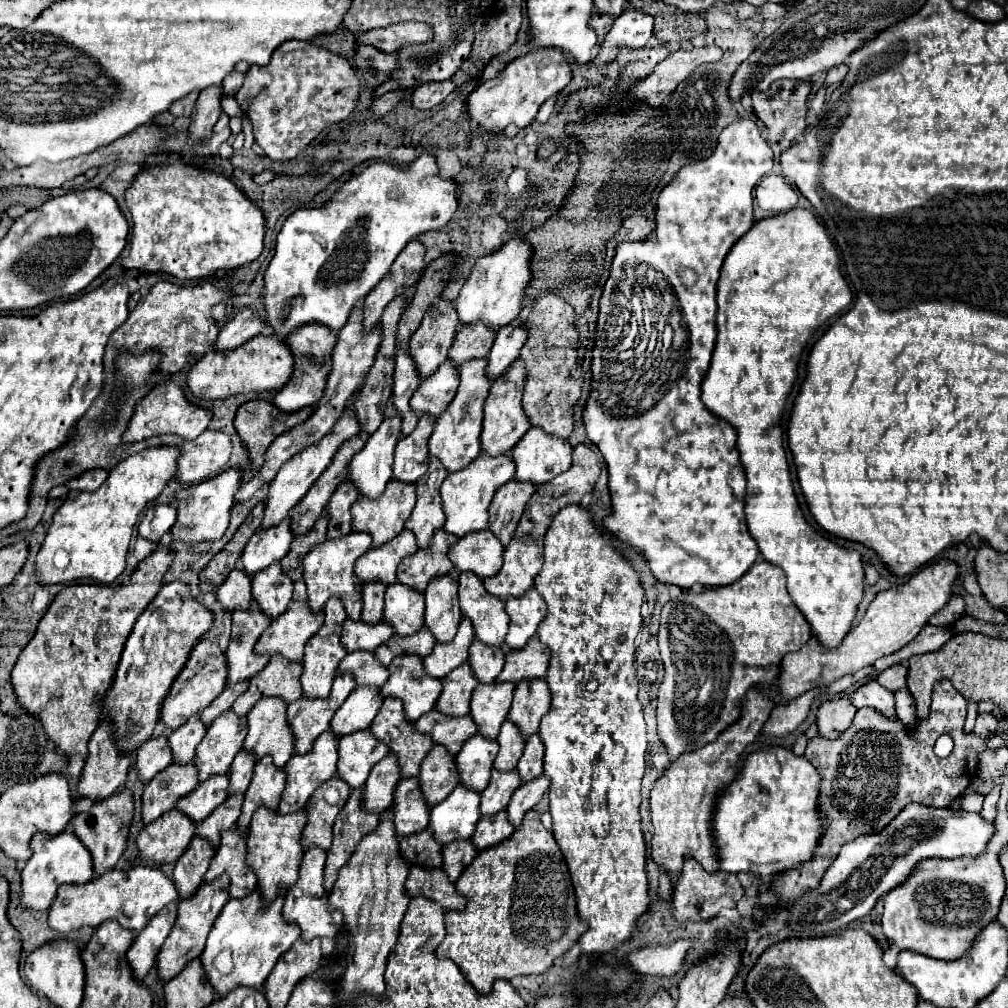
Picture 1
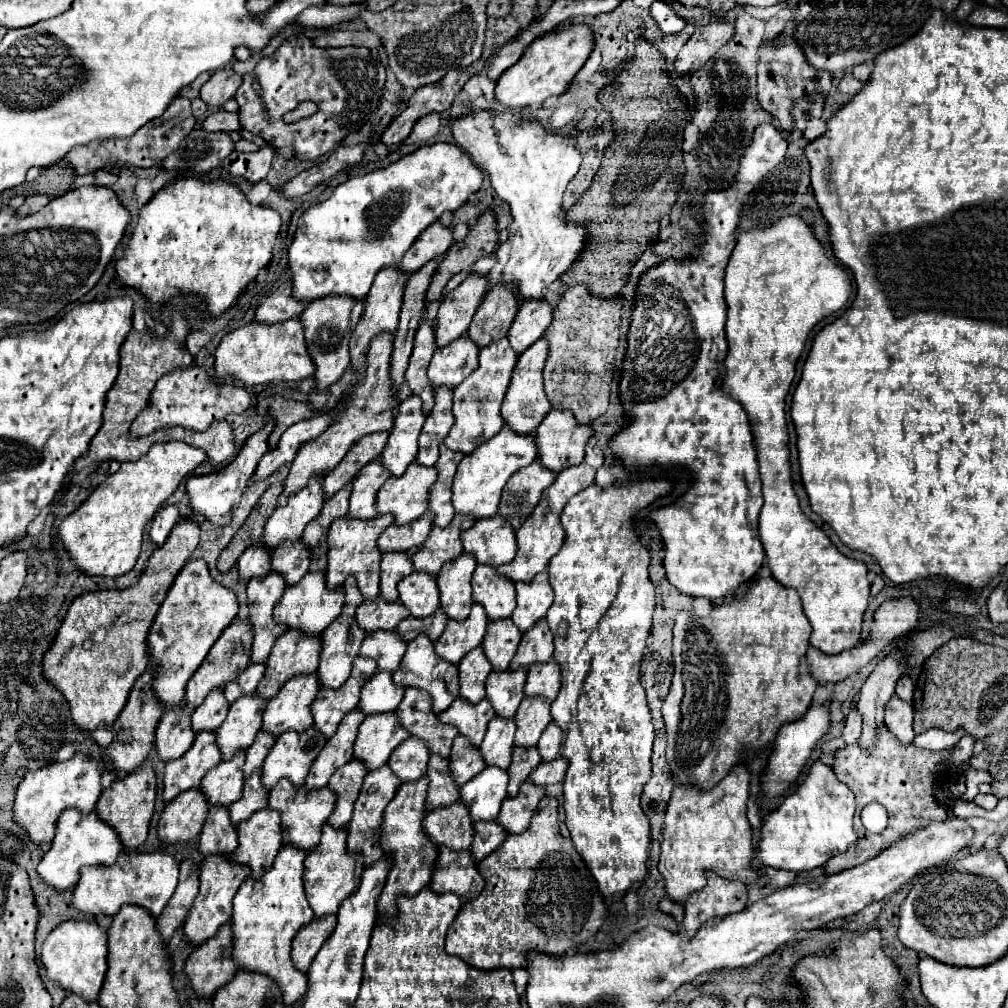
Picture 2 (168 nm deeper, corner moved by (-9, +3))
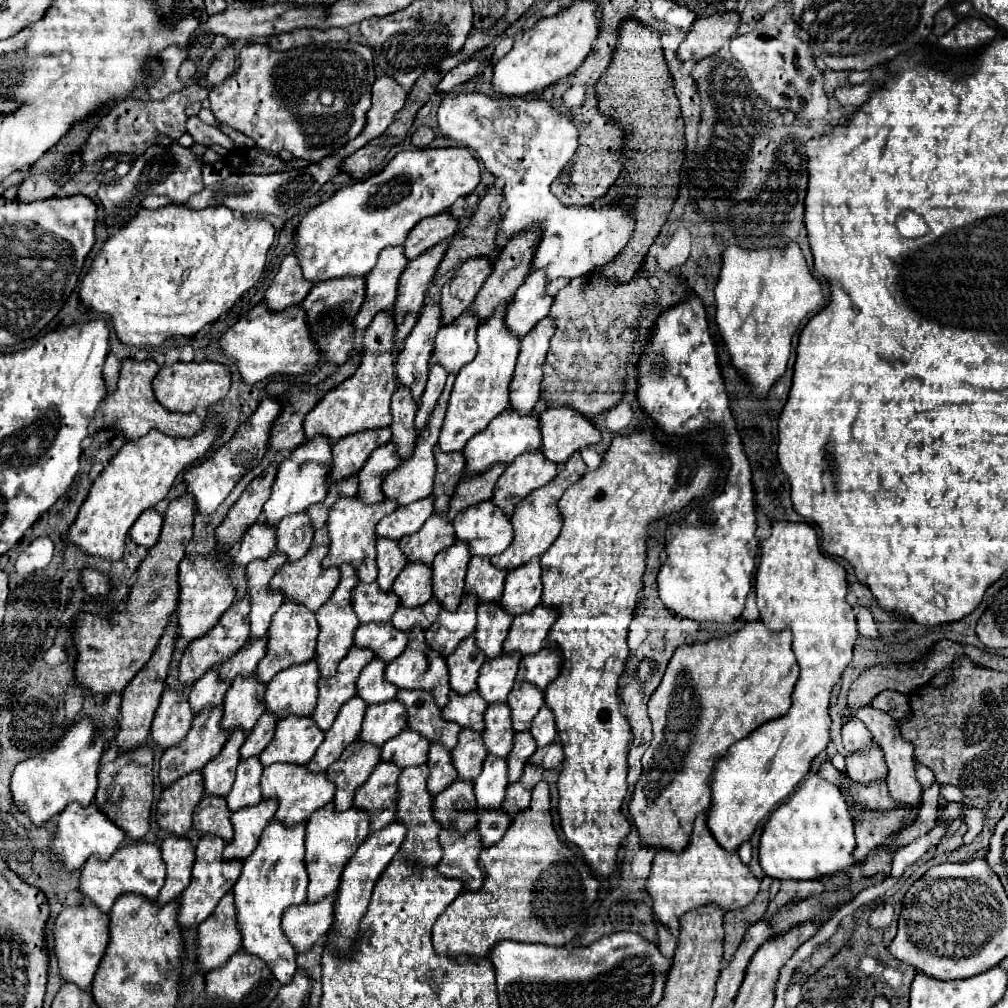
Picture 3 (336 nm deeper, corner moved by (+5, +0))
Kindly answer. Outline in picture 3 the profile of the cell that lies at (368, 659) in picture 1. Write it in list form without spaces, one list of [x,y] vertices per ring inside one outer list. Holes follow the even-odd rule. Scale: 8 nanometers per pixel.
[[[362,623],[356,629],[356,647],[372,647],[378,659],[390,663],[408,647],[408,633],[398,631],[392,623]]]

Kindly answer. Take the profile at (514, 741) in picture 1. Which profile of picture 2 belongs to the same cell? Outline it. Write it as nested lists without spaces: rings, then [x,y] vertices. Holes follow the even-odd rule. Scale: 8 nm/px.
[[[522,700],[516,716],[516,738],[514,744],[522,748],[532,748],[538,744],[540,734],[544,732],[546,724],[552,722],[550,704],[546,700]]]

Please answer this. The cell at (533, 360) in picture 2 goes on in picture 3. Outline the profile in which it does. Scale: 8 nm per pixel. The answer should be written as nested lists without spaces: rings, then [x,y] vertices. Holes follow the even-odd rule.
[[[548,315],[536,323],[536,327],[522,339],[522,349],[512,379],[510,407],[518,411],[534,411],[540,399],[540,381],[544,377],[542,365],[550,347],[550,339],[556,331],[556,321]]]

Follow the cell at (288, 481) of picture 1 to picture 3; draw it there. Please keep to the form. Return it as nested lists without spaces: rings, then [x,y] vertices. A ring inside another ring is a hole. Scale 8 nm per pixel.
[[[384,309],[376,313],[372,323],[366,329],[364,335],[364,351],[362,351],[362,361],[358,371],[328,391],[322,401],[306,415],[304,419],[304,431],[306,439],[314,439],[316,435],[324,435],[330,441],[338,441],[340,437],[346,437],[350,433],[366,431],[366,429],[380,429],[380,427],[390,427],[392,423],[392,413],[390,413],[390,397],[396,389],[396,353],[398,347],[394,341],[396,333],[396,323],[394,323],[394,311]]]

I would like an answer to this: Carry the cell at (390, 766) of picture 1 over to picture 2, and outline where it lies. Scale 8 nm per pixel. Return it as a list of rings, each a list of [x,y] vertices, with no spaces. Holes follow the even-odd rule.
[[[410,736],[404,740],[390,756],[388,768],[396,774],[396,778],[406,784],[406,782],[416,782],[426,774],[426,760],[430,758],[426,742]]]

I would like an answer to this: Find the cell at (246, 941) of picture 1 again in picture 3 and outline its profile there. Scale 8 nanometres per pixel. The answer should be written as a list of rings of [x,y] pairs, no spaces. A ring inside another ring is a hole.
[[[276,817],[270,819],[264,829],[256,851],[244,859],[242,875],[234,885],[238,925],[242,931],[242,947],[266,961],[274,977],[286,985],[296,971],[296,951],[282,931],[282,913],[290,905],[300,905],[306,901],[308,873],[304,867],[304,835],[306,823],[296,827],[286,827]]]

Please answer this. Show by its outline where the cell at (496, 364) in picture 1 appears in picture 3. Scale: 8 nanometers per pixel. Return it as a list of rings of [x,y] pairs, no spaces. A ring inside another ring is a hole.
[[[534,271],[516,291],[506,319],[508,329],[514,335],[524,337],[540,319],[550,313],[554,297],[546,293],[546,283],[546,271]]]

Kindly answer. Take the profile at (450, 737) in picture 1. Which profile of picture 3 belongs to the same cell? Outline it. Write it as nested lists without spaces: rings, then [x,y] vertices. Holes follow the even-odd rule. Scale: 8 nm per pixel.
[[[450,691],[450,701],[442,709],[444,719],[458,723],[460,727],[470,727],[478,733],[484,731],[484,711],[488,703],[480,699],[478,691],[470,691],[466,695],[458,695]]]

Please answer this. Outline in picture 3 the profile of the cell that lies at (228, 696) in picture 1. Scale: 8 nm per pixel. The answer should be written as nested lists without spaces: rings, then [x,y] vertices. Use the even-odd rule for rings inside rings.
[[[262,635],[260,639],[248,641],[240,653],[236,653],[228,663],[222,663],[218,673],[224,681],[232,681],[236,675],[252,675],[256,671],[256,665],[260,659],[266,655],[266,645],[268,645],[268,635]]]

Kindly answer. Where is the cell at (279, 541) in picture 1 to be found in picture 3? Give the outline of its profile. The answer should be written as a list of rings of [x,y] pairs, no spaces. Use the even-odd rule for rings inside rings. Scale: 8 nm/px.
[[[318,435],[318,437],[302,443],[300,447],[296,447],[292,451],[292,455],[288,459],[284,459],[278,467],[272,495],[264,505],[266,521],[270,525],[276,525],[276,523],[280,523],[282,517],[286,517],[290,513],[306,511],[312,503],[324,501],[328,495],[328,485],[330,485],[328,471],[332,471],[332,443],[328,437]]]

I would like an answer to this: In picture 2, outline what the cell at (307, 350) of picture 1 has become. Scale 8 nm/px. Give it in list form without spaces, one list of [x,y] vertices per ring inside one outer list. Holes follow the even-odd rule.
[[[334,296],[334,298],[326,298],[326,300],[314,300],[314,304],[308,304],[308,308],[300,314],[308,354],[316,366],[316,372],[314,372],[316,390],[324,390],[324,388],[332,386],[348,368],[348,364],[350,364],[348,340],[358,324],[362,308],[364,308],[364,304],[358,300],[342,300],[342,296]],[[342,340],[344,340],[344,348],[342,348]]]

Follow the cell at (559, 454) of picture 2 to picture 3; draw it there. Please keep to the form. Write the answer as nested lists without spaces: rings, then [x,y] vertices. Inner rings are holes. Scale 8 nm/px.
[[[550,407],[540,415],[542,453],[552,463],[564,463],[584,445],[594,445],[602,439],[600,429],[576,413],[572,407]]]

